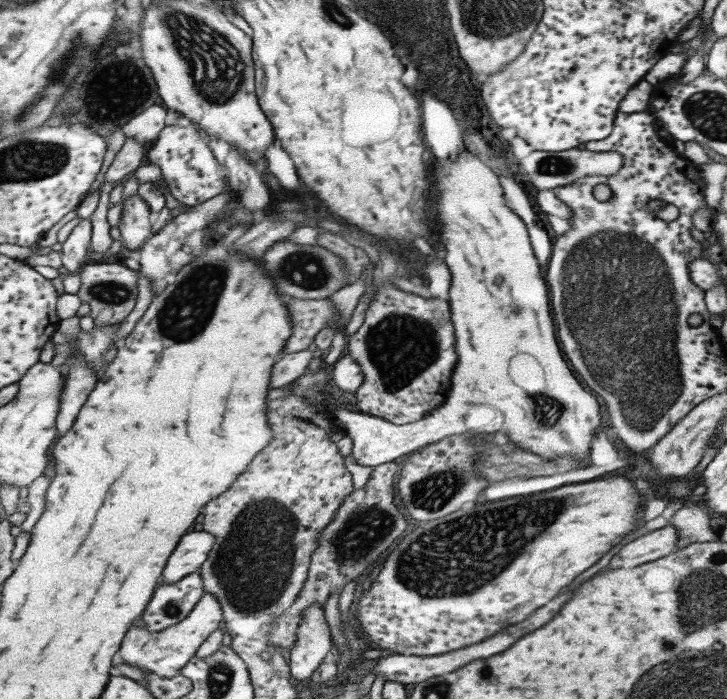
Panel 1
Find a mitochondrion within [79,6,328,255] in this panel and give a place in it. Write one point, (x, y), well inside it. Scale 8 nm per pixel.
(194, 41)

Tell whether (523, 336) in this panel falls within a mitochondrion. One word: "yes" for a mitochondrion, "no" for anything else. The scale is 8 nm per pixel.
no

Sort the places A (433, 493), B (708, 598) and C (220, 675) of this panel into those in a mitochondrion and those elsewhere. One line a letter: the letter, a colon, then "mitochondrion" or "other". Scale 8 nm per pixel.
A: mitochondrion
B: mitochondrion
C: mitochondrion

